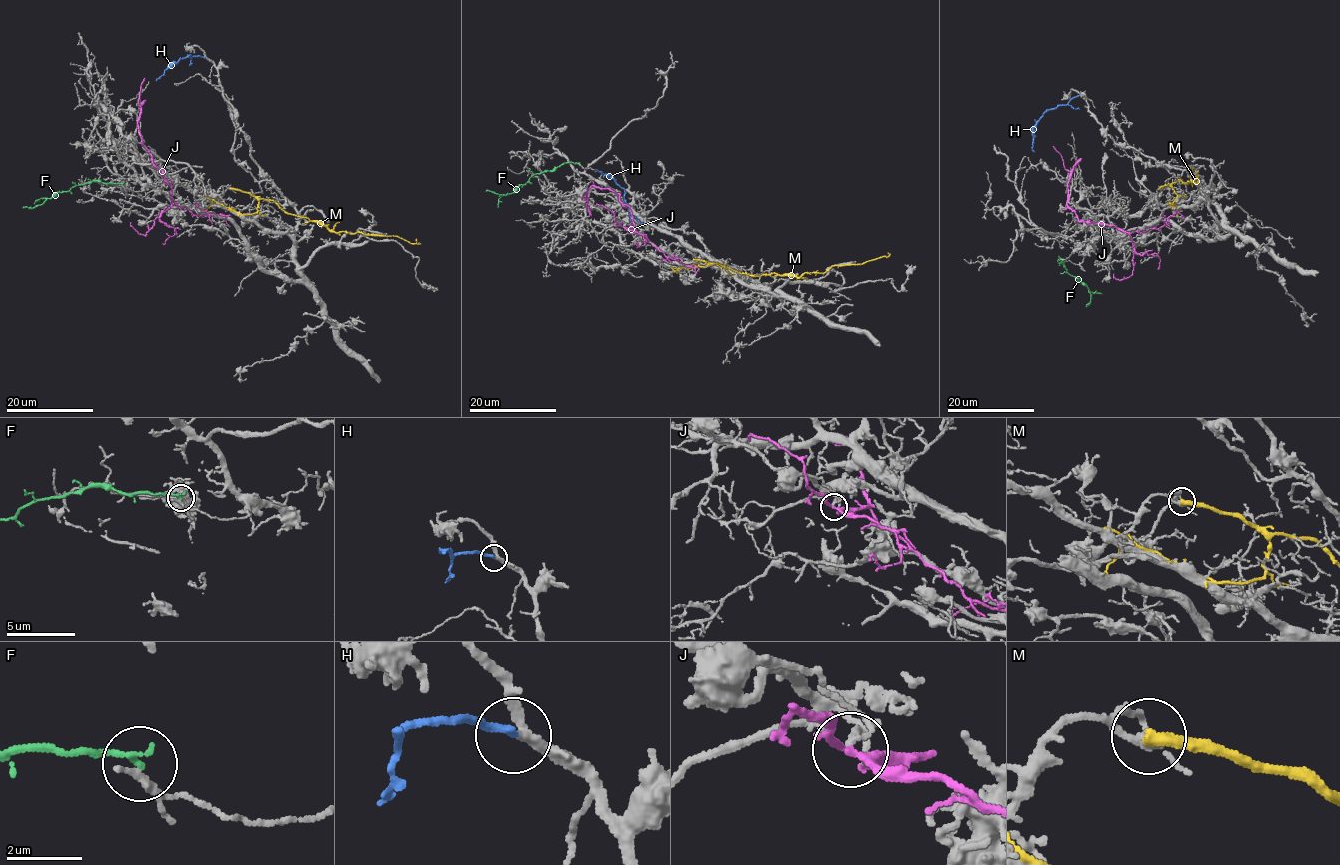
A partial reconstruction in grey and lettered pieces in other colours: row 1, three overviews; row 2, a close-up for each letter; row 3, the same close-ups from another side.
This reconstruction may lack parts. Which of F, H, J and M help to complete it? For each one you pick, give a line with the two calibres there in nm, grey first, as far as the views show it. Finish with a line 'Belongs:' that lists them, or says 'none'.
H: 240 nm thick on the grey side, 240 nm on the other
Belongs: H

